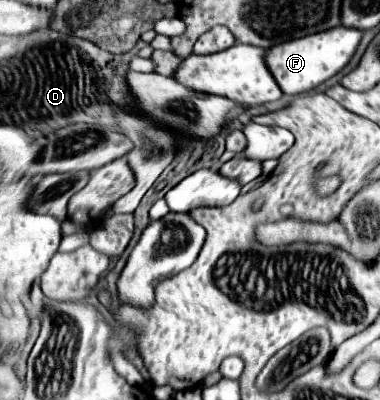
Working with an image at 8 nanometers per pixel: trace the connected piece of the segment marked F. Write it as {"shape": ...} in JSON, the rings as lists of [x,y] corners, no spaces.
{"shape":[[[336,27],[328,29],[324,33],[314,33],[312,37],[304,37],[300,41],[288,41],[282,45],[276,45],[268,49],[268,67],[272,69],[272,75],[276,77],[280,89],[284,89],[286,95],[298,95],[304,91],[316,89],[320,83],[328,81],[336,73],[340,73],[350,59],[354,57],[364,31],[352,29],[352,27]]]}

